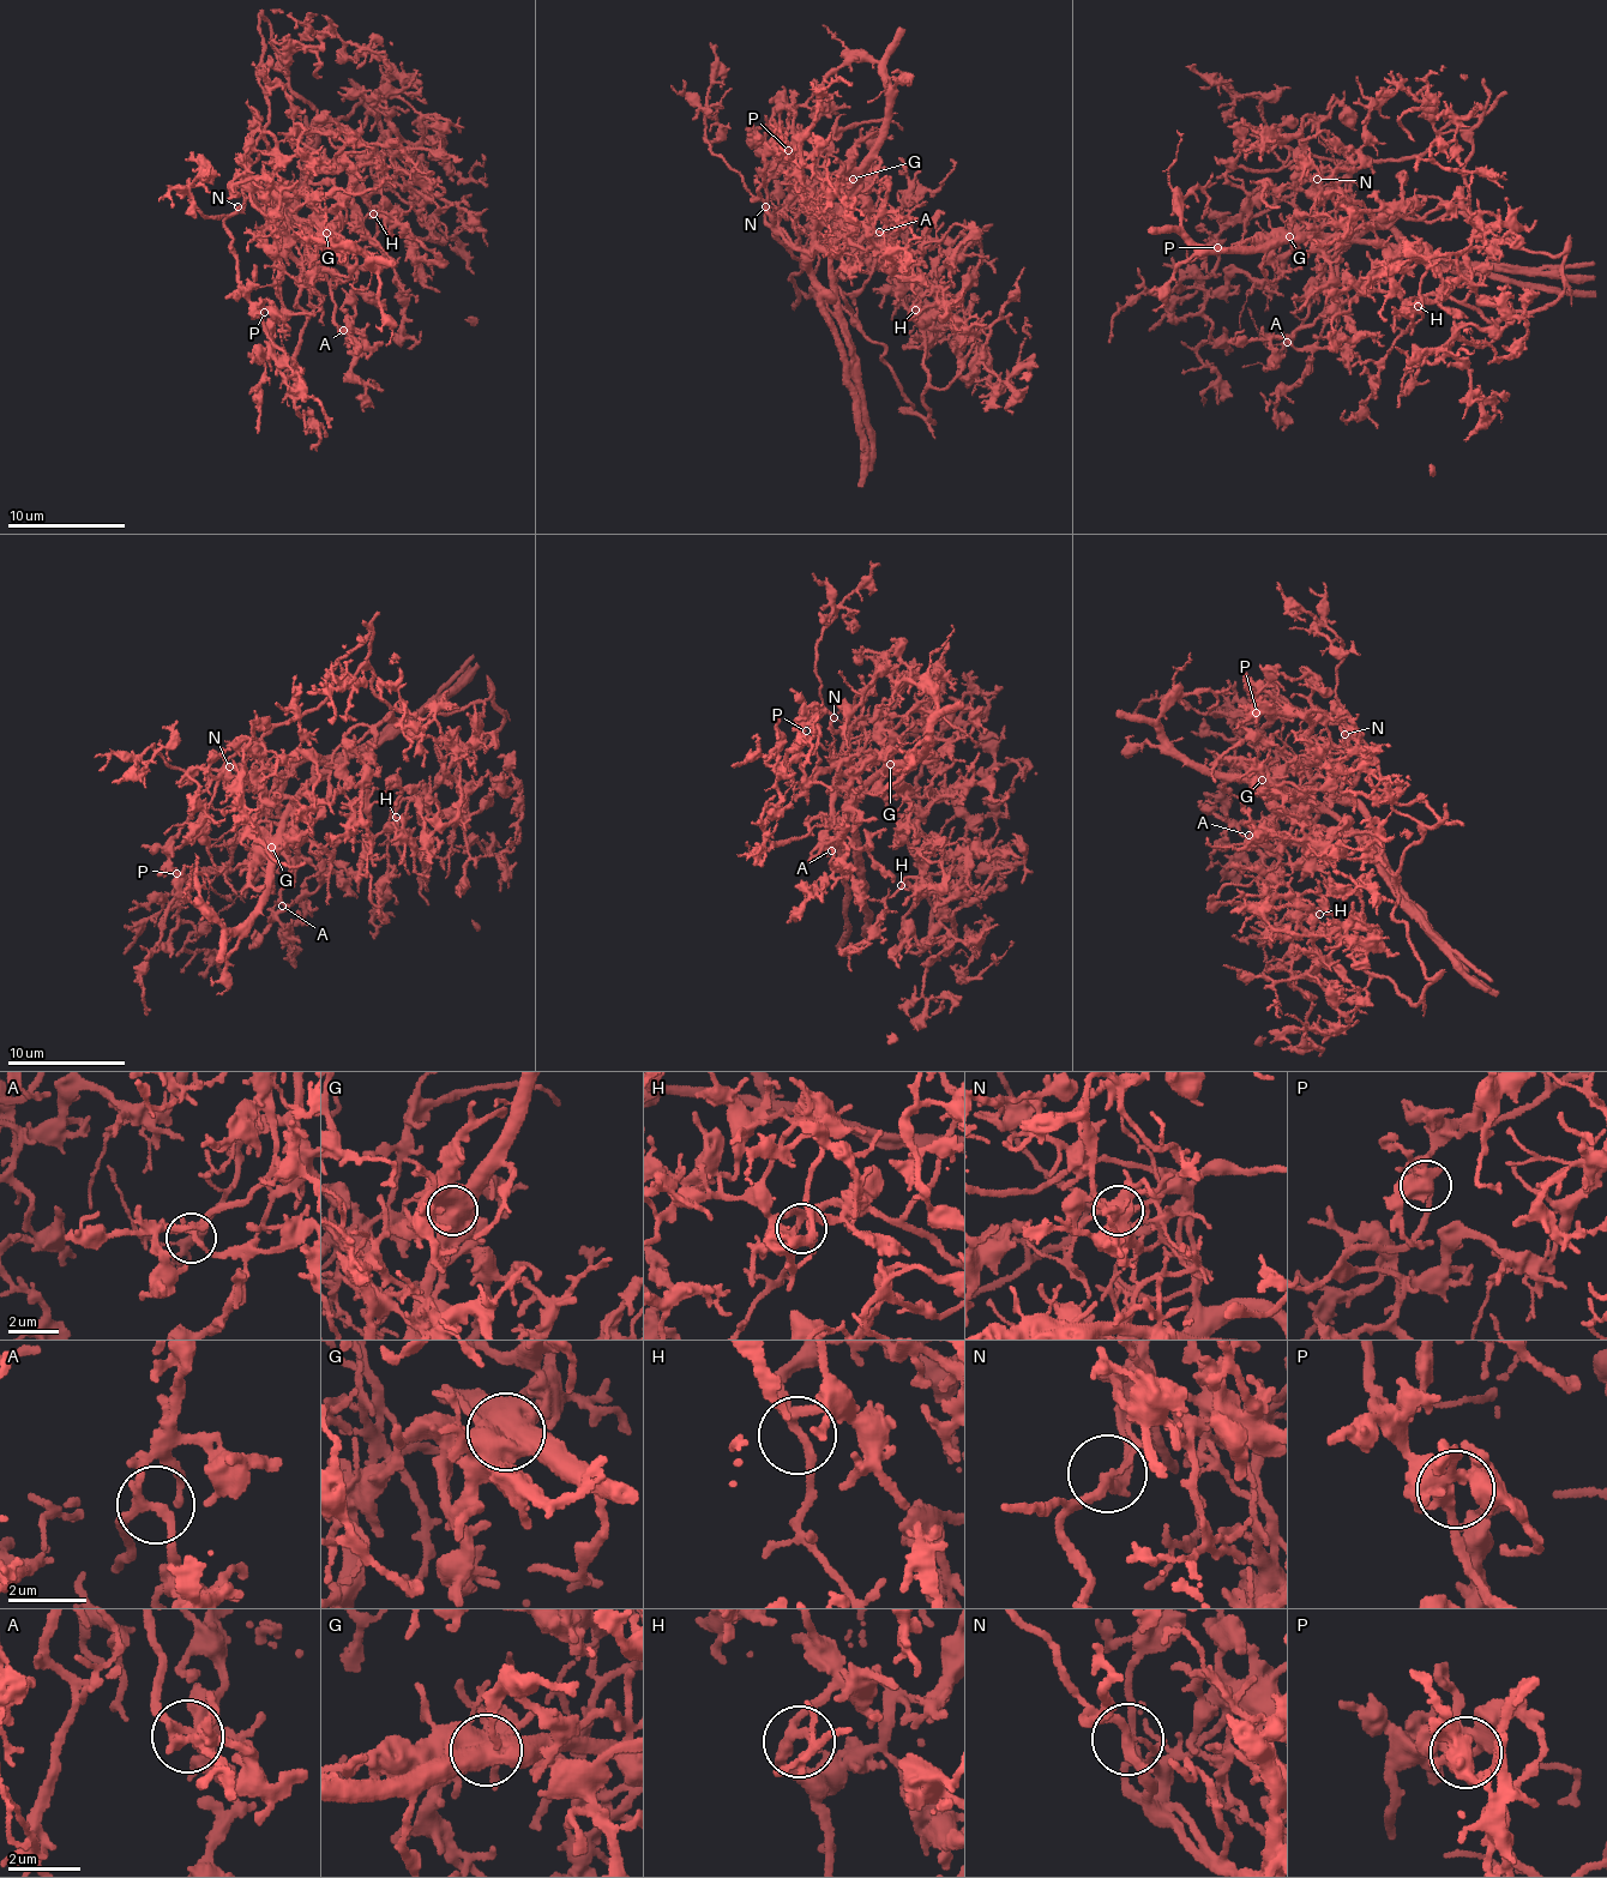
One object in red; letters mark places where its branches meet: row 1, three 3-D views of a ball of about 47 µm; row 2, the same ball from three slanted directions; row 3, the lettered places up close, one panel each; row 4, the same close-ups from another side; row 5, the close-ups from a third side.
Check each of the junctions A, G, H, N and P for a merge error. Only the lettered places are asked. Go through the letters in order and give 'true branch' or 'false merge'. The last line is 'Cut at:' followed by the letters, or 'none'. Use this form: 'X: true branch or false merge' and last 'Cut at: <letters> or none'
A: true branch
G: false merge
H: true branch
N: false merge
P: true branch
Cut at: G, N

